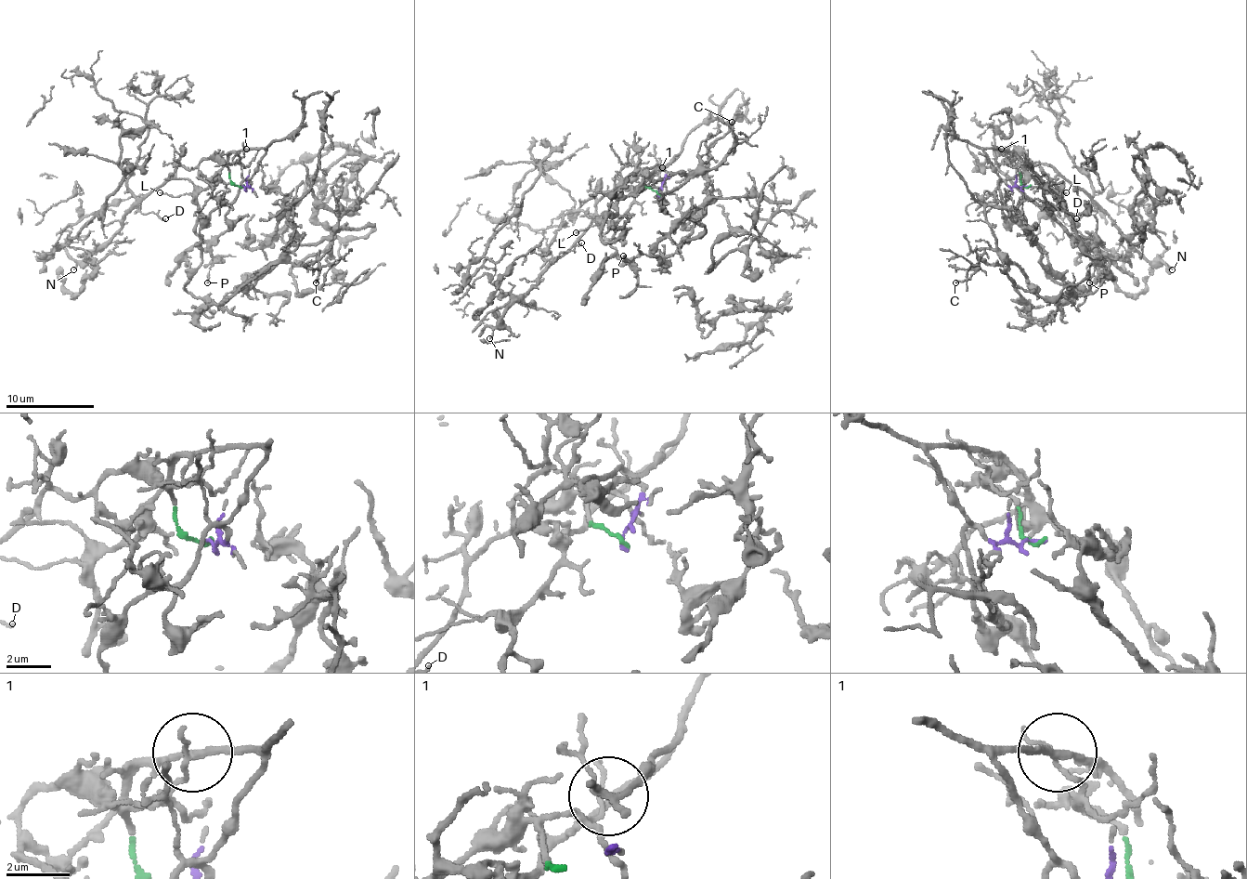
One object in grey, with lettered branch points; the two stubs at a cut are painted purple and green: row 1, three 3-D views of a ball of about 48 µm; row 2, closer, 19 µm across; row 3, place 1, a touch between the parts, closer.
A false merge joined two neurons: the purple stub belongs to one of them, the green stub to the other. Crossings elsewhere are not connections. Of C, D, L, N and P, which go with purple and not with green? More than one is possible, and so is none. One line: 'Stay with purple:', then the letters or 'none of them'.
Stay with purple: C, L, P

